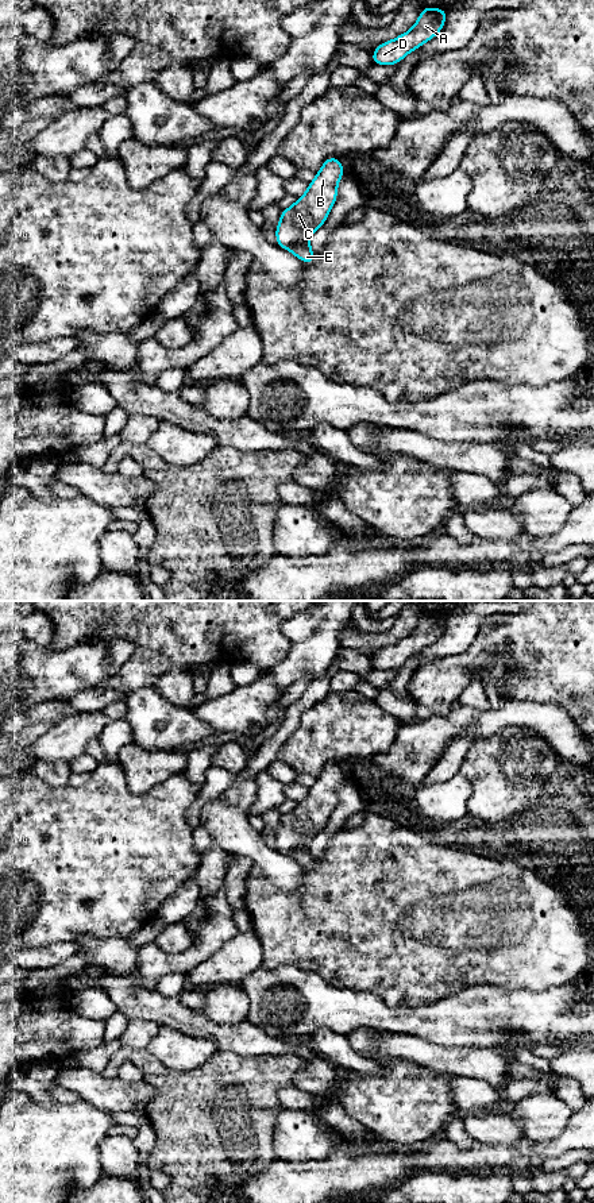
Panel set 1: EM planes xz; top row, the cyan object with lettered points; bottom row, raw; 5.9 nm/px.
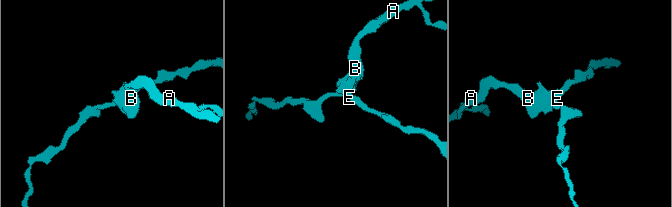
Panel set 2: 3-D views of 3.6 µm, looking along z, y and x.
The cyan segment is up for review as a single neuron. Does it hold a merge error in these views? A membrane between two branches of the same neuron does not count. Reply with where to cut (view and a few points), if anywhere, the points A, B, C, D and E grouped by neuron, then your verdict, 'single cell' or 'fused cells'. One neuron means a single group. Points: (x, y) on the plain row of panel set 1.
cut xz (309, 840), (305, 840), (289, 855); groups A B C D / E; fused cells

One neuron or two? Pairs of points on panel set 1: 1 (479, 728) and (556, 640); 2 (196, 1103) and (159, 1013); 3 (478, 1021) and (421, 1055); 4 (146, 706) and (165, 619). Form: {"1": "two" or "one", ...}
{"1": "two", "2": "two", "3": "two", "4": "two"}

